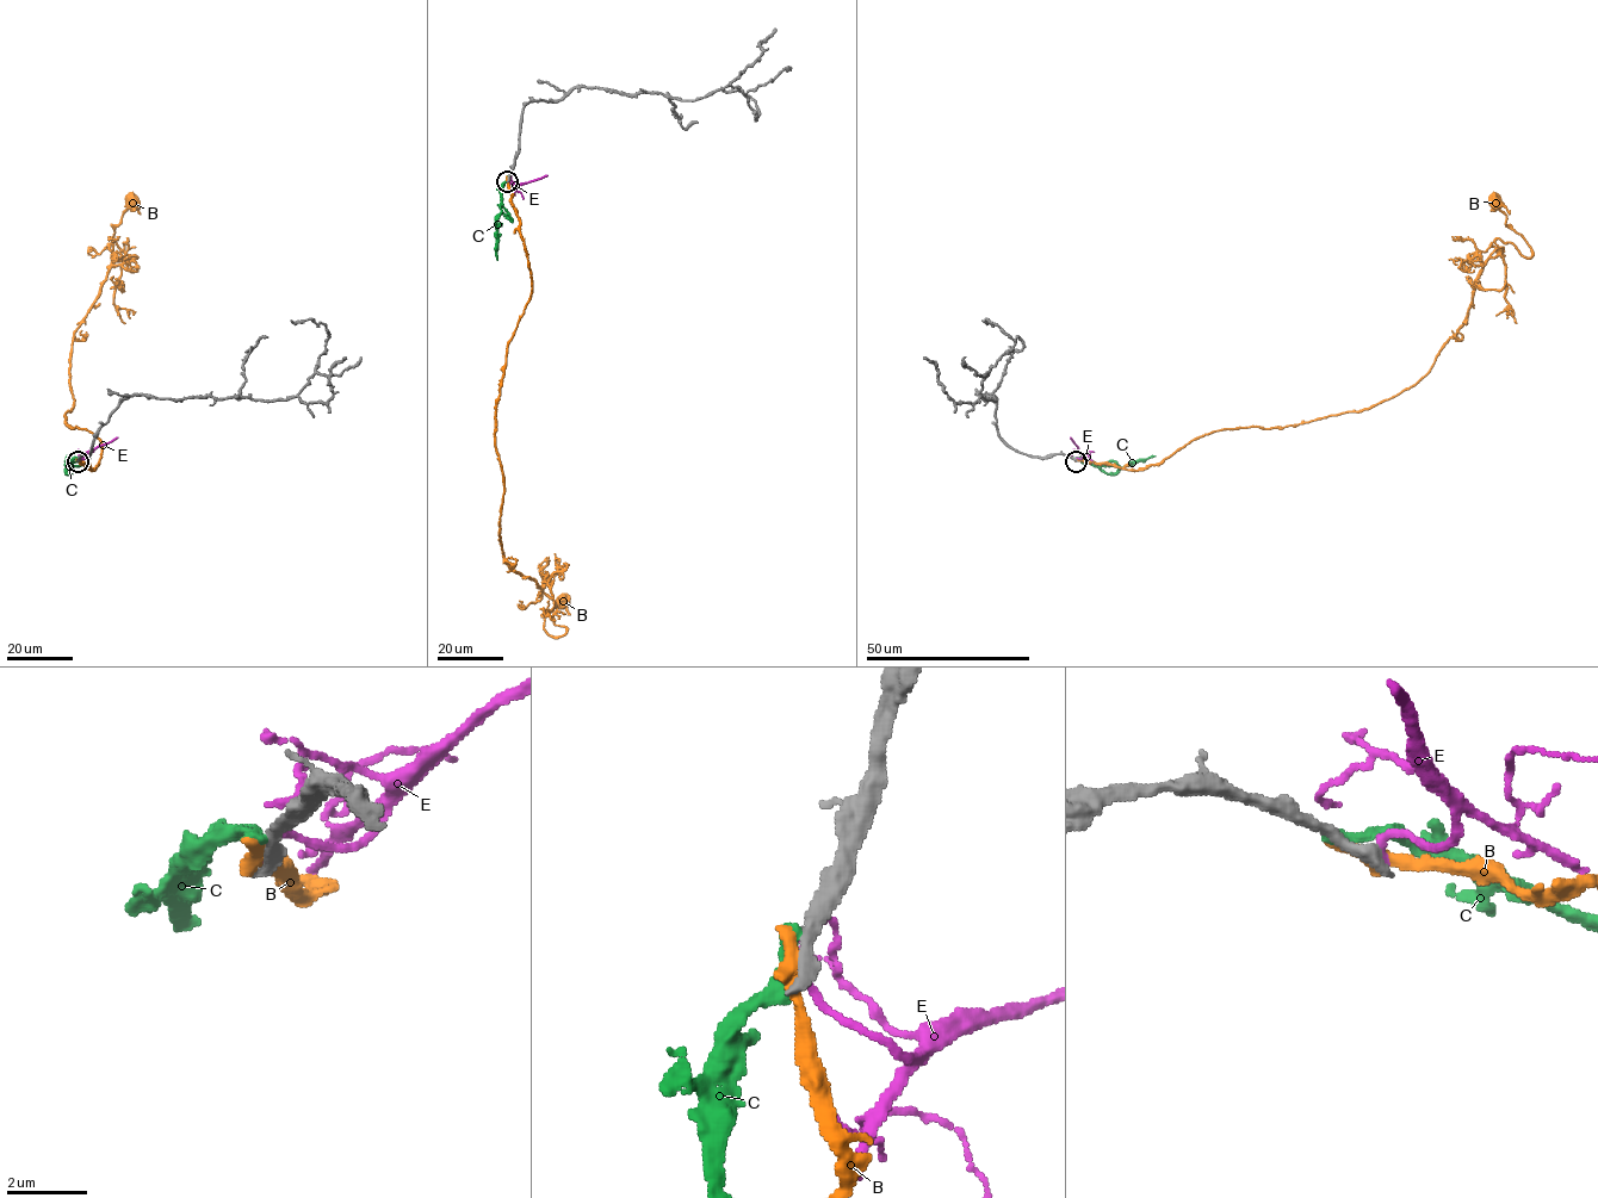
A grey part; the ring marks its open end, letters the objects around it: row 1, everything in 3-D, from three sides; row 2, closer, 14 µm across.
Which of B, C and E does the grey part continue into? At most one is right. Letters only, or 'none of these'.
none of these

